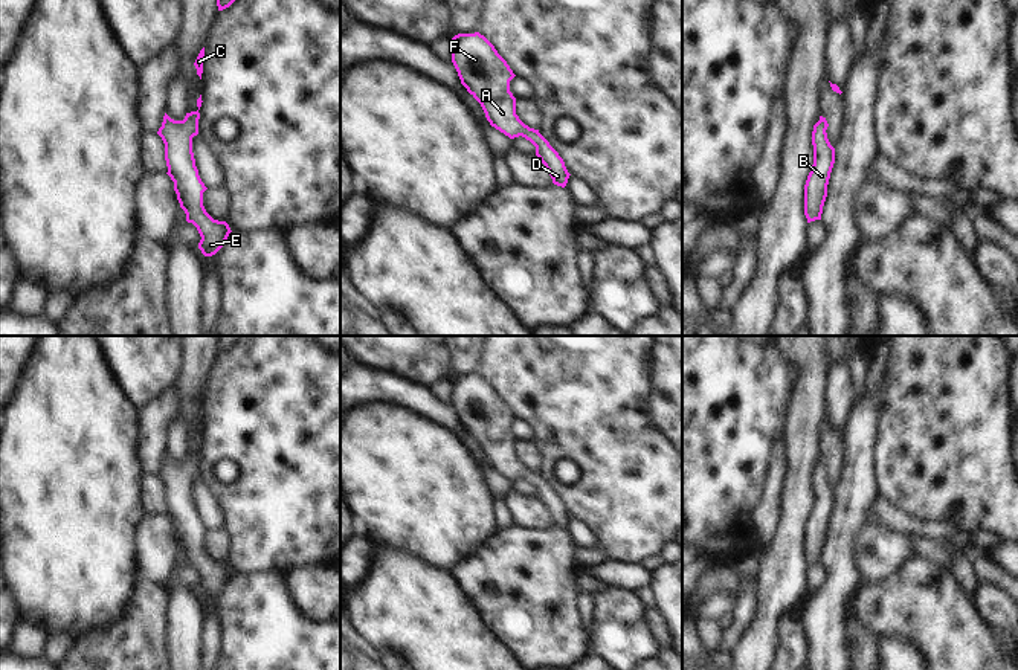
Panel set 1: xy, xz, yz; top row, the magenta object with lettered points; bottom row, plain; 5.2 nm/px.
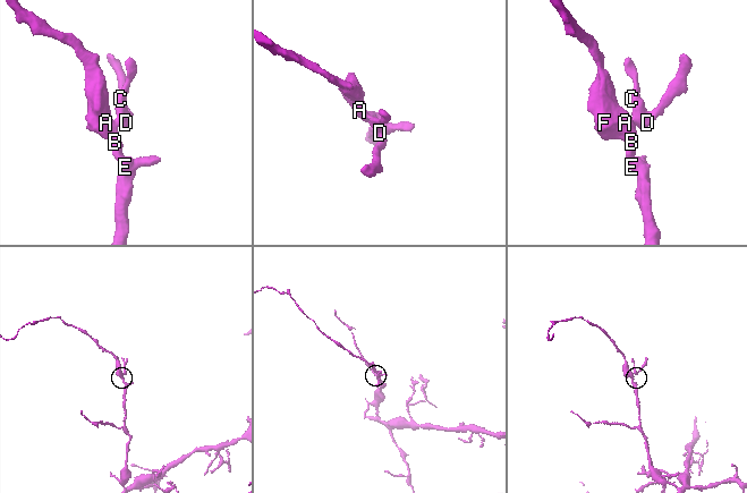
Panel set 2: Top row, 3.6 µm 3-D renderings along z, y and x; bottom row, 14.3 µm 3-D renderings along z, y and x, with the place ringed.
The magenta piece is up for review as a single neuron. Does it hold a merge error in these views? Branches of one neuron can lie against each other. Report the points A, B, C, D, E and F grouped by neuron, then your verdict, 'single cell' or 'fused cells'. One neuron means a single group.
groups A B C D E F; single cell

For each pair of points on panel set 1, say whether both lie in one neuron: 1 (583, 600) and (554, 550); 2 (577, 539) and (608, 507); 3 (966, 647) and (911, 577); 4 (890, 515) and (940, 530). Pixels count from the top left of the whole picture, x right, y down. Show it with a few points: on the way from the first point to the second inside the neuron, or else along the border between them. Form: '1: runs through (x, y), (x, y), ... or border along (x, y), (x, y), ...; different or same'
1: border along (576, 594), (576, 614), (583, 629); different
2: border along (571, 516), (577, 518), (599, 544); different
3: runs through (950, 631), (921, 600), (921, 594); same
4: runs through (902, 522), (928, 528); same

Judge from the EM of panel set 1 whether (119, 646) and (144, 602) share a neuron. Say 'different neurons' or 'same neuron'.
same neuron

